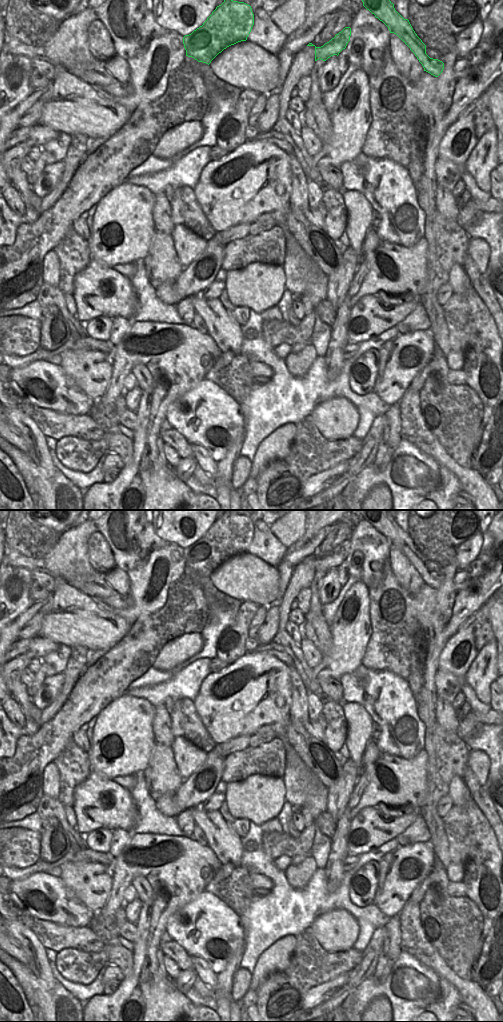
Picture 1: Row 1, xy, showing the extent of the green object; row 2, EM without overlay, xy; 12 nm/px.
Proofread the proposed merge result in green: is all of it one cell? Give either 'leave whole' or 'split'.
split

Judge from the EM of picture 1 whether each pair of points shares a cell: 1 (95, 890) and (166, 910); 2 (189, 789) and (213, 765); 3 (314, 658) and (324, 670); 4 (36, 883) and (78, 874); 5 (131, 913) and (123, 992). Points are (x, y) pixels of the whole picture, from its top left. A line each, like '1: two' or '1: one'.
1: two
2: one
3: two
4: two
5: two

